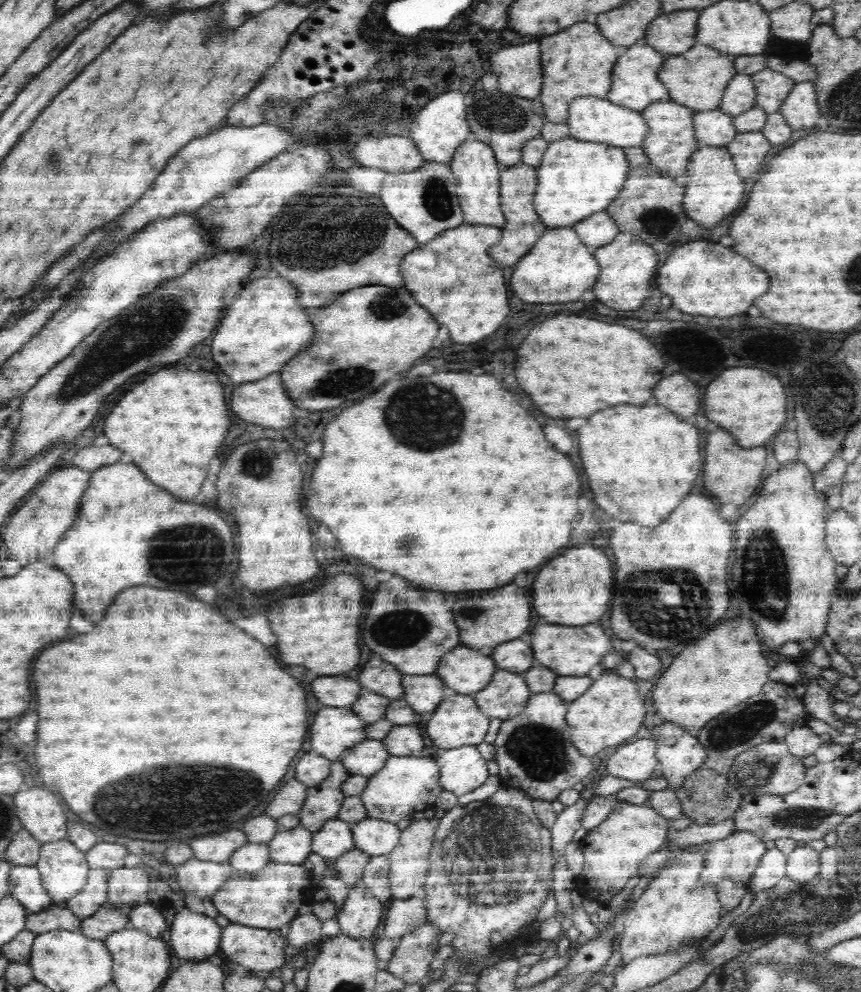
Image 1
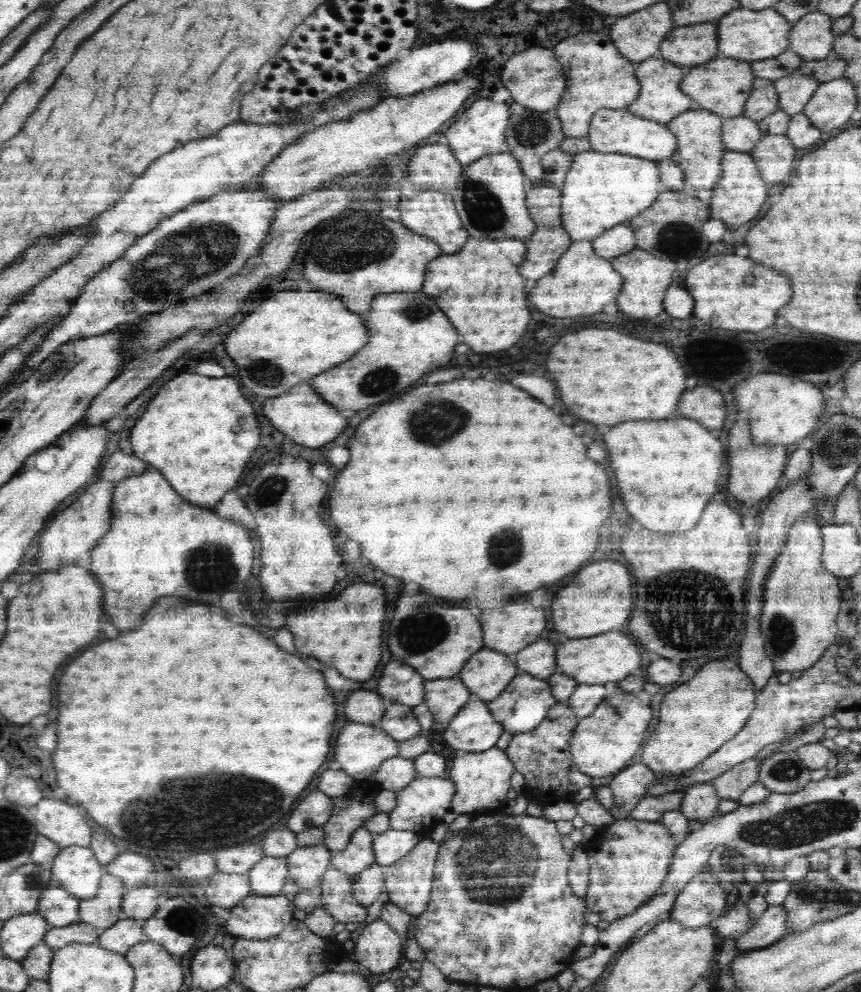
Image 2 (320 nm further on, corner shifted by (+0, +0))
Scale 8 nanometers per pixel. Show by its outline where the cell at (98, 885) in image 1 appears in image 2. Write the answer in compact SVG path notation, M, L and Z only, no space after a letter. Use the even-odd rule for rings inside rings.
M104 873L98 894L88 900L79 900L80 921L99 930L112 926L123 917L122 898L125 892L120 878Z

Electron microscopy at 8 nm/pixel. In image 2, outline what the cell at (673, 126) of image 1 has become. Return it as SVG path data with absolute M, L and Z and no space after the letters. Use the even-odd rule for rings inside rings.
M690 109L676 115L676 118L672 118L665 124L676 137L677 142L672 160L680 165L684 173L684 180L691 187L712 191L716 182L720 180L720 160L727 150L721 141L722 120L723 117L712 111Z

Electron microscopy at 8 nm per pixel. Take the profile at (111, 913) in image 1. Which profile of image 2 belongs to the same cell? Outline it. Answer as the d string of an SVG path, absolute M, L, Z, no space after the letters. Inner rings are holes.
M122 917L100 931L98 942L105 950L125 956L138 943L149 941L143 931L144 923L142 919Z

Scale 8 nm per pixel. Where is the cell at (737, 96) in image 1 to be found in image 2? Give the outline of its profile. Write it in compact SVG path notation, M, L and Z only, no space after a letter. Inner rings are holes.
M755 77L752 92L745 103L743 115L755 121L764 120L769 114L774 114L778 107L776 87L773 81Z

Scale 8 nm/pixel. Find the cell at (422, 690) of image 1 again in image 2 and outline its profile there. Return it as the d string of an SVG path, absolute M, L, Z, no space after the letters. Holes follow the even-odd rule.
M458 676L426 680L424 692L424 703L433 714L438 727L448 724L456 716L456 712L473 699L471 692L468 692Z

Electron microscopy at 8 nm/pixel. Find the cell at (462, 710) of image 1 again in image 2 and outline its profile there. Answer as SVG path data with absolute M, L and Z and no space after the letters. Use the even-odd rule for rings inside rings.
M475 698L465 703L464 706L456 712L456 716L454 716L448 724L442 726L442 730L444 731L443 736L446 744L449 744L459 753L480 753L485 750L490 750L490 748L496 747L498 738L500 738L505 731L504 727L492 717L487 703L482 699Z

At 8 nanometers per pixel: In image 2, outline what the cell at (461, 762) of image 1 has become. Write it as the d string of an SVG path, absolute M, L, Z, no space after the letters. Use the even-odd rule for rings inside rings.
M490 748L484 752L459 753L450 768L450 780L454 781L455 798L451 804L451 811L457 815L470 813L475 815L490 808L497 808L507 801L506 794L510 790L512 774L516 767L509 760L508 755L498 748Z

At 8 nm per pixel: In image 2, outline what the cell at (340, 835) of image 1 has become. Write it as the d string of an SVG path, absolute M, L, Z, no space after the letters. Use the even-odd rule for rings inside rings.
M364 827L353 832L344 851L331 852L331 867L350 876L357 876L376 863L373 853L374 834Z

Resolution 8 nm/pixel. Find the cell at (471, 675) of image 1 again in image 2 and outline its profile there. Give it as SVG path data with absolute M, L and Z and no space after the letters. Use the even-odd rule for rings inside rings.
M486 646L476 651L476 654L472 654L472 658L465 664L464 670L457 676L460 676L460 680L468 686L473 698L482 699L485 702L500 696L509 682L512 682L512 678L520 673L513 657Z

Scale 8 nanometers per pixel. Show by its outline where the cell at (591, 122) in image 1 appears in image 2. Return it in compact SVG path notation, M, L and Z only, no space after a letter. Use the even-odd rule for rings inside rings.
M600 108L592 116L588 130L591 149L602 153L624 153L658 161L672 159L676 152L676 137L665 124L632 114L628 108Z

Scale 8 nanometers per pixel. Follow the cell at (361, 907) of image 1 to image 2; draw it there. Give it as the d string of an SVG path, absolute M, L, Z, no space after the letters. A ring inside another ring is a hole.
M384 919L366 924L355 942L354 960L372 974L382 974L397 968L405 952L405 938Z

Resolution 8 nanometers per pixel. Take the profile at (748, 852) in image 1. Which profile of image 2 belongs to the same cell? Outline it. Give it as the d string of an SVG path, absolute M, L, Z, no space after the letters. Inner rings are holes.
M707 864L677 896L671 914L684 927L708 926L723 912L727 890L710 874Z

